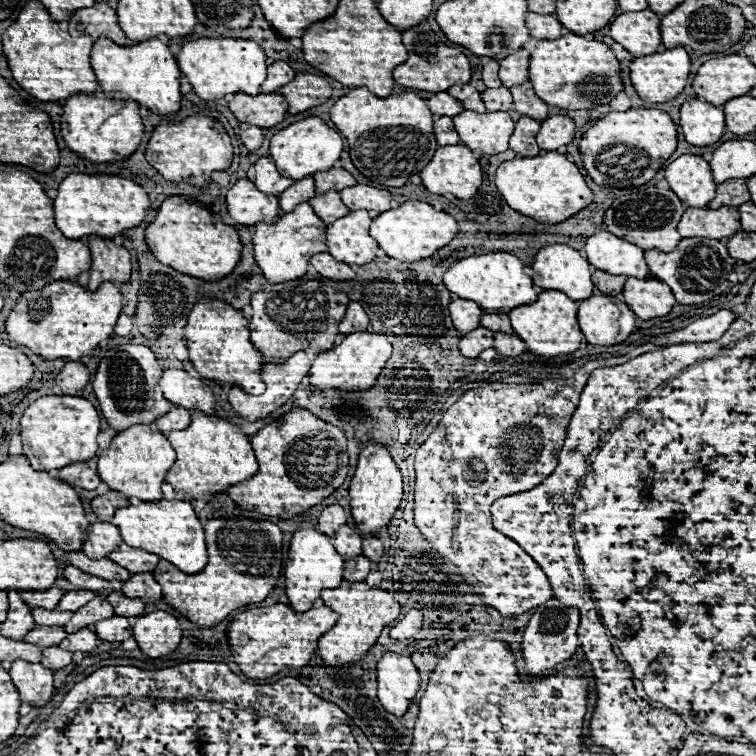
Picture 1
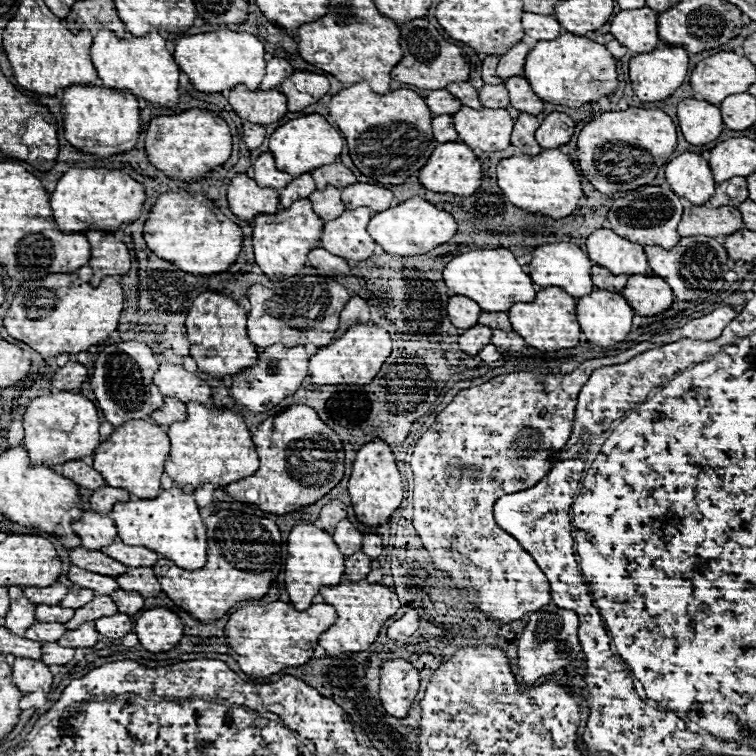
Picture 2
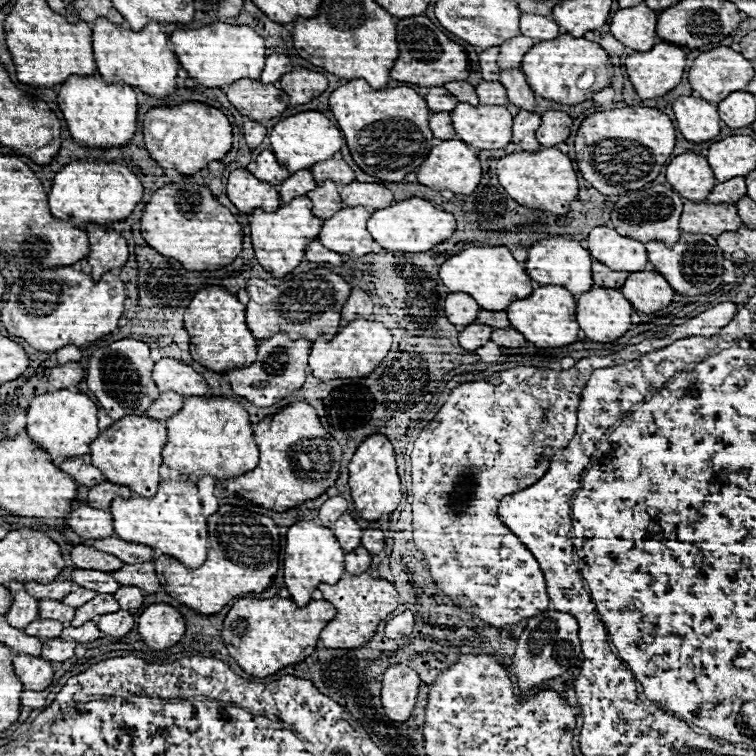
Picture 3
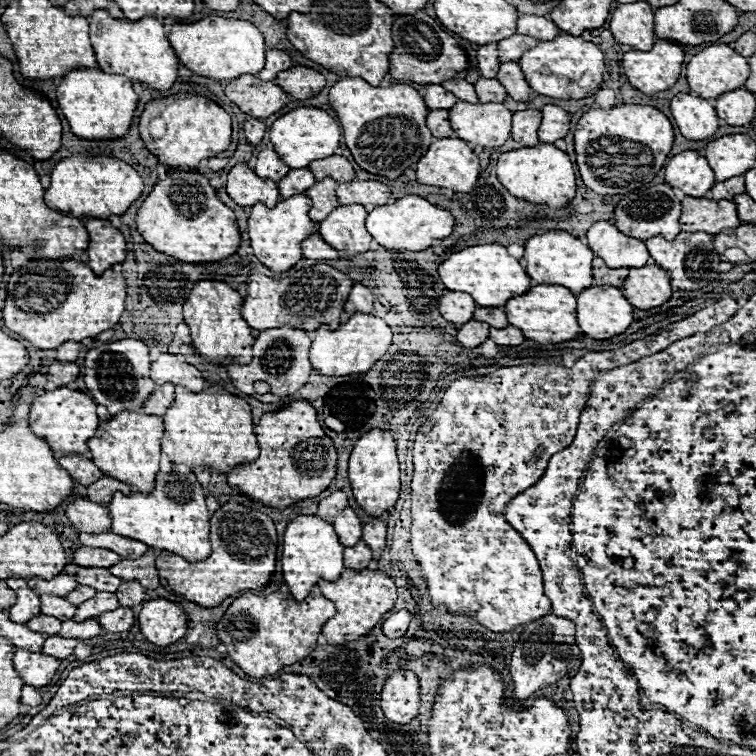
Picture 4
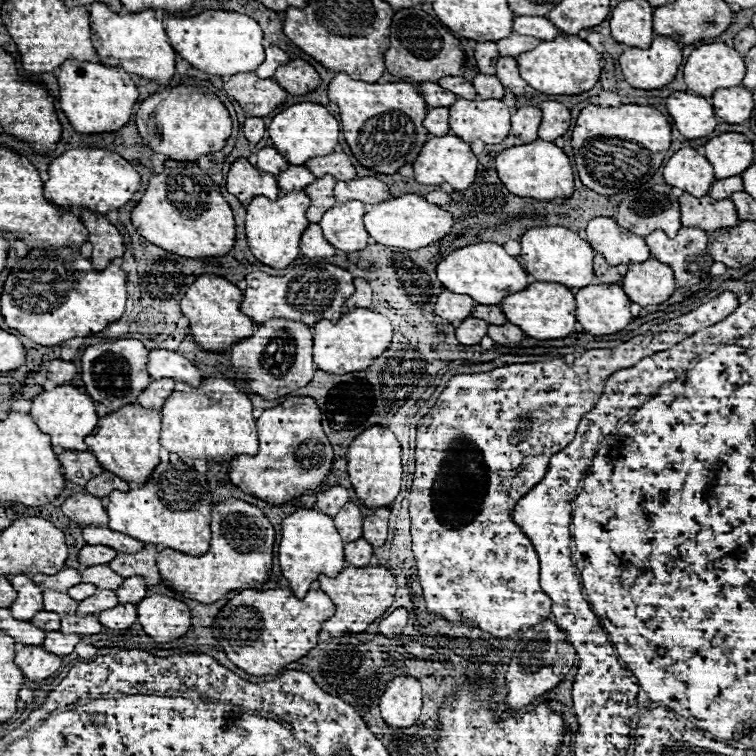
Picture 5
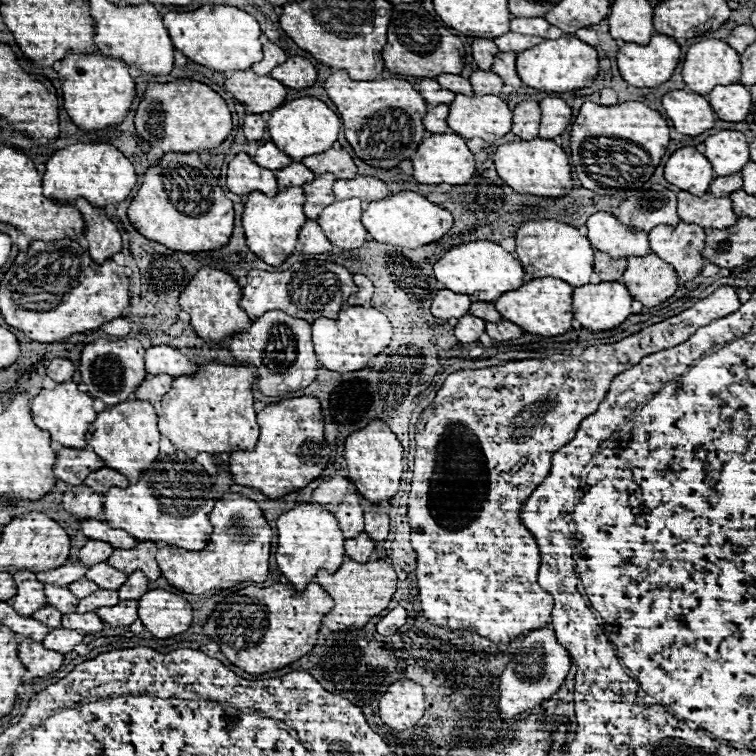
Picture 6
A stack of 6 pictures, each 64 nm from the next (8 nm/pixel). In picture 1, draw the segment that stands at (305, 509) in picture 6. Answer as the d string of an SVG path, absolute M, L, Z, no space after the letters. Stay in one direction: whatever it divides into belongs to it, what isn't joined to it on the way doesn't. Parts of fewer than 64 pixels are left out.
M314 528L296 530L290 540L288 562L284 568L286 594L290 600L290 608L296 612L310 610L312 602L320 598L320 592L324 588L338 588L338 584L342 584L342 570L344 570L344 558L336 552L336 548L332 546L332 540L326 534Z

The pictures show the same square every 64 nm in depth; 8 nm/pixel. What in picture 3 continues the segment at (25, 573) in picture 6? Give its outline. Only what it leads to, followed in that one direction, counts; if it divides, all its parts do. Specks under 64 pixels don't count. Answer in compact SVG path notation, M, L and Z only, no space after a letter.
M14 580L8 584L8 588L14 596L14 602L12 602L12 608L8 610L6 618L10 624L14 624L14 628L26 628L26 624L30 624L38 618L38 600L26 592L22 582Z

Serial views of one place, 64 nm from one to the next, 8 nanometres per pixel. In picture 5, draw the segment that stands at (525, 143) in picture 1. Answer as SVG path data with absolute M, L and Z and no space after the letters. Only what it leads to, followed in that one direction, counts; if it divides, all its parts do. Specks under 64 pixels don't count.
M522 106L512 114L512 134L522 142L538 140L538 126L540 126L542 112L538 106Z

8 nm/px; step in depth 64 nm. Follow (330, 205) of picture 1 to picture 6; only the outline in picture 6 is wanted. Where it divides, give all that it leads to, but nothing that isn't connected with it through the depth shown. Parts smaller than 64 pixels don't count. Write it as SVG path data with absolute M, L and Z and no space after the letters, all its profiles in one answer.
M326 172L316 176L312 182L304 184L304 194L306 194L306 202L304 202L304 214L310 220L316 220L322 212L322 208L326 208L328 204L332 204L336 198L332 194L332 186L334 186L336 176Z

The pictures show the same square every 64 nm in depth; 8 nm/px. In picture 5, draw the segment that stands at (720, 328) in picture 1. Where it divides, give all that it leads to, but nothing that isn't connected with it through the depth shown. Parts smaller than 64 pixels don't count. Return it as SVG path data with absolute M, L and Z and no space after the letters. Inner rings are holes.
M724 290L710 302L664 324L658 324L654 330L634 336L616 348L586 350L572 364L568 364L564 358L554 358L550 362L508 364L480 374L452 376L444 392L438 396L434 408L430 408L430 414L420 420L416 432L414 472L438 472L438 480L430 490L426 490L426 474L414 474L414 486L408 498L412 552L416 556L426 610L448 622L476 626L496 638L508 638L518 634L522 628L532 628L534 624L540 624L540 620L548 620L552 616L552 600L538 584L540 568L534 544L510 516L516 502L542 480L550 456L574 440L578 420L582 420L582 416L598 402L598 396L606 384L606 376L622 368L630 368L630 364L638 364L638 360L662 348L672 348L678 344L678 340L686 340L686 336L692 336L694 332L724 320L738 306L738 298ZM428 438L444 440L442 444L432 446L436 456L428 456Z

